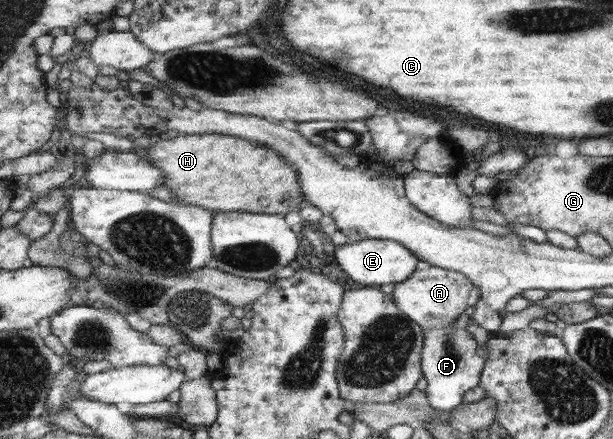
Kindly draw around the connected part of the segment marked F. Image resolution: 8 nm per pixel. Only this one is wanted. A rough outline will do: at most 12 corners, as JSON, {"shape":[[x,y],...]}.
{"shape":[[467,329],[425,331],[426,396],[442,418],[480,385]]}

